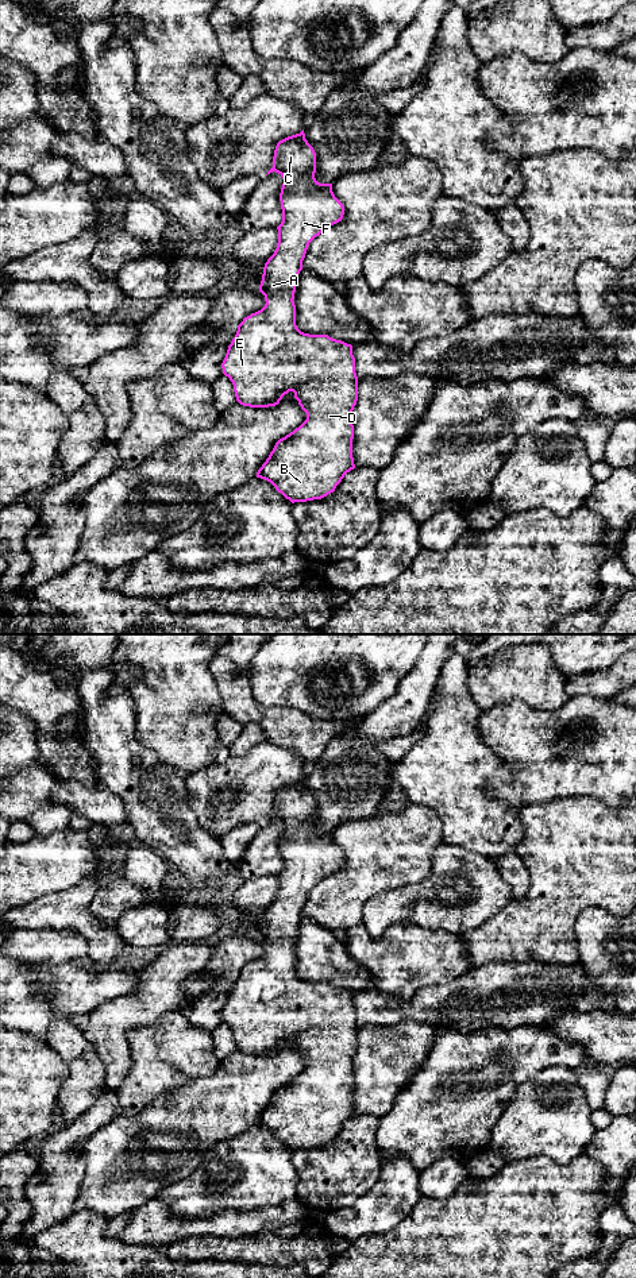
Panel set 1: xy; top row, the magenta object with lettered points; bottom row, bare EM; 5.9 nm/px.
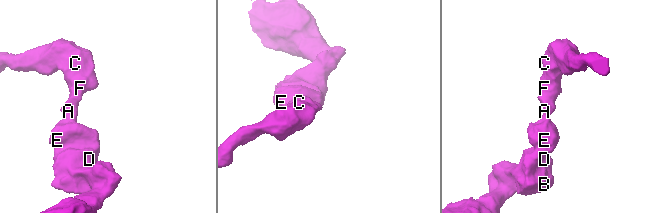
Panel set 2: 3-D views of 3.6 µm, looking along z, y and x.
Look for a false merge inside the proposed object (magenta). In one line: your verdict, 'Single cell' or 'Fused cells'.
Single cell

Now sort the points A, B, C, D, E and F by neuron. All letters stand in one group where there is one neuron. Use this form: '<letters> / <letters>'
A B C D E F

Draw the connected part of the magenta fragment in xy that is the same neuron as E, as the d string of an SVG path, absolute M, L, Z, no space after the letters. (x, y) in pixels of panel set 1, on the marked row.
M304 130L300 134L280 140L274 150L273 167L267 171L278 173L284 178L280 193L282 221L277 227L278 243L274 254L263 267L259 291L265 296L265 306L244 317L228 345L221 363L223 374L234 385L236 401L243 406L269 408L280 404L289 391L294 393L307 420L293 432L280 439L266 462L257 472L257 478L270 482L292 503L321 499L334 493L344 475L355 468L352 457L352 410L358 401L358 377L355 372L355 358L352 345L328 335L309 335L301 332L296 325L294 291L298 274L302 270L309 243L325 228L342 221L343 204L335 197L332 184L320 184L315 178L316 152L305 139Z

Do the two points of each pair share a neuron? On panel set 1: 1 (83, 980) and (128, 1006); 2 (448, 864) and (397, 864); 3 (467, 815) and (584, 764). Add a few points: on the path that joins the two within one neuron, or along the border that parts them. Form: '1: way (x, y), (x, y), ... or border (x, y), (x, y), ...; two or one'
1: border (137, 975), (134, 989), (104, 1002), (89, 1015); two
2: border (443, 844), (432, 857), (431, 872), (409, 885); two
3: border (507, 769), (512, 779), (488, 792), (519, 810); two

